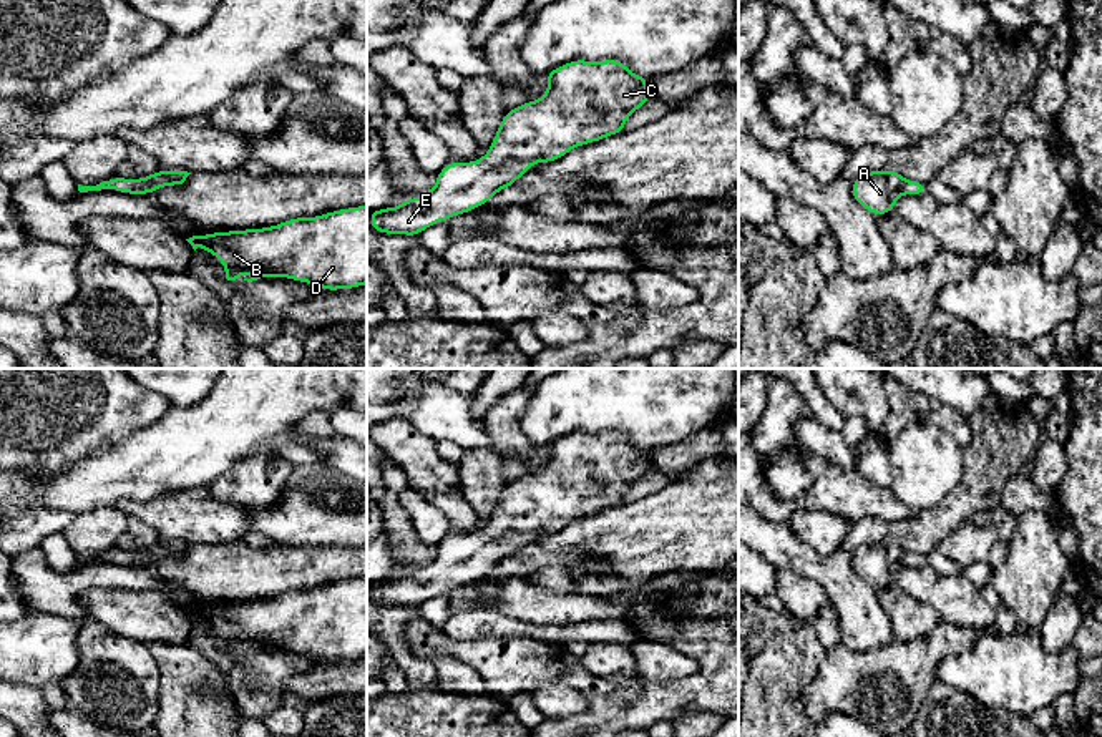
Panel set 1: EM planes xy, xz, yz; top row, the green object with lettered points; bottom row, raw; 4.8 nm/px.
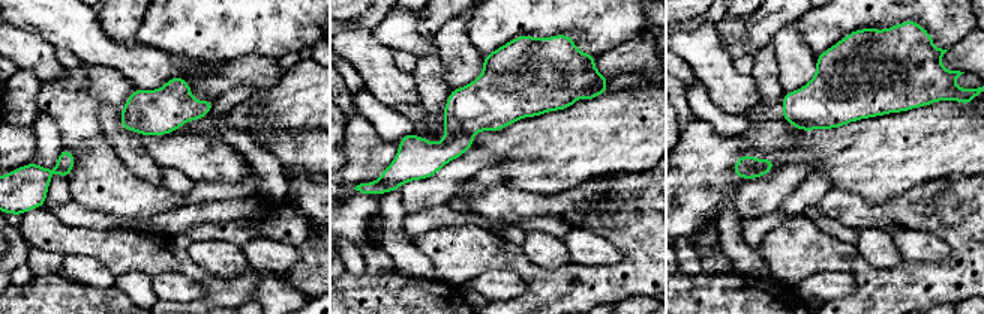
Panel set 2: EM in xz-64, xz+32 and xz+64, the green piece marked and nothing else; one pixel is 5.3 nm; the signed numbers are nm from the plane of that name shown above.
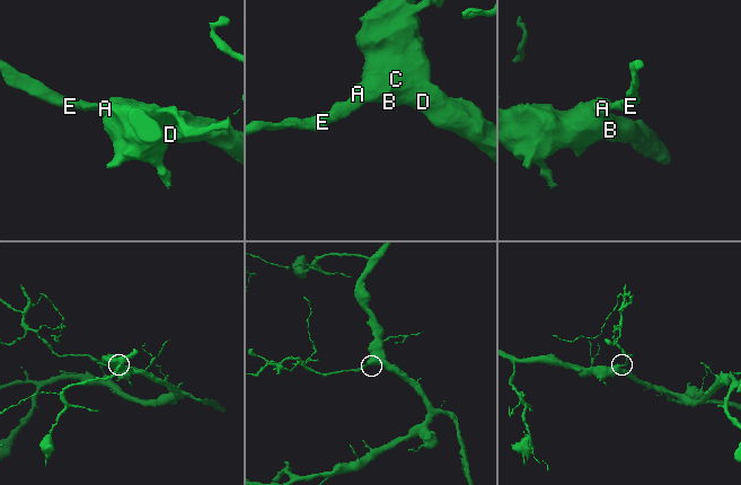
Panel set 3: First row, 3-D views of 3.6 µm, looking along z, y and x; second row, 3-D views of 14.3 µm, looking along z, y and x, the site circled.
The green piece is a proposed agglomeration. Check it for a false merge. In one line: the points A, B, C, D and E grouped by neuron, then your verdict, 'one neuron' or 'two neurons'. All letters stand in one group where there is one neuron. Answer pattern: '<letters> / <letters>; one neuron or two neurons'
A B C D E; one neuron

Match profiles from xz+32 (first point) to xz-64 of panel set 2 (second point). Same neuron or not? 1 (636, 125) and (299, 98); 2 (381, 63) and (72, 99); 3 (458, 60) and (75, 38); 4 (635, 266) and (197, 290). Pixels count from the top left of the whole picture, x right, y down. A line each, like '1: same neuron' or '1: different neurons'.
1: same neuron
2: different neurons
3: different neurons
4: different neurons

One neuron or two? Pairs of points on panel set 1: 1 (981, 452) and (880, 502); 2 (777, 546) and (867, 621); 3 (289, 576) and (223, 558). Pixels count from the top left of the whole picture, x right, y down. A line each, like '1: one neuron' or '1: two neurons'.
1: two neurons
2: one neuron
3: one neuron

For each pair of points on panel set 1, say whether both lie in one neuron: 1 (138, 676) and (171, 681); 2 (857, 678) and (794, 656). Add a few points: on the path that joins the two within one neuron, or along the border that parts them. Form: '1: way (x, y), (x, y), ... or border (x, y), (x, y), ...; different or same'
1: border (143, 643), (158, 669), (156, 717); different
2: border (812, 626), (824, 659), (804, 688), (802, 699); different

